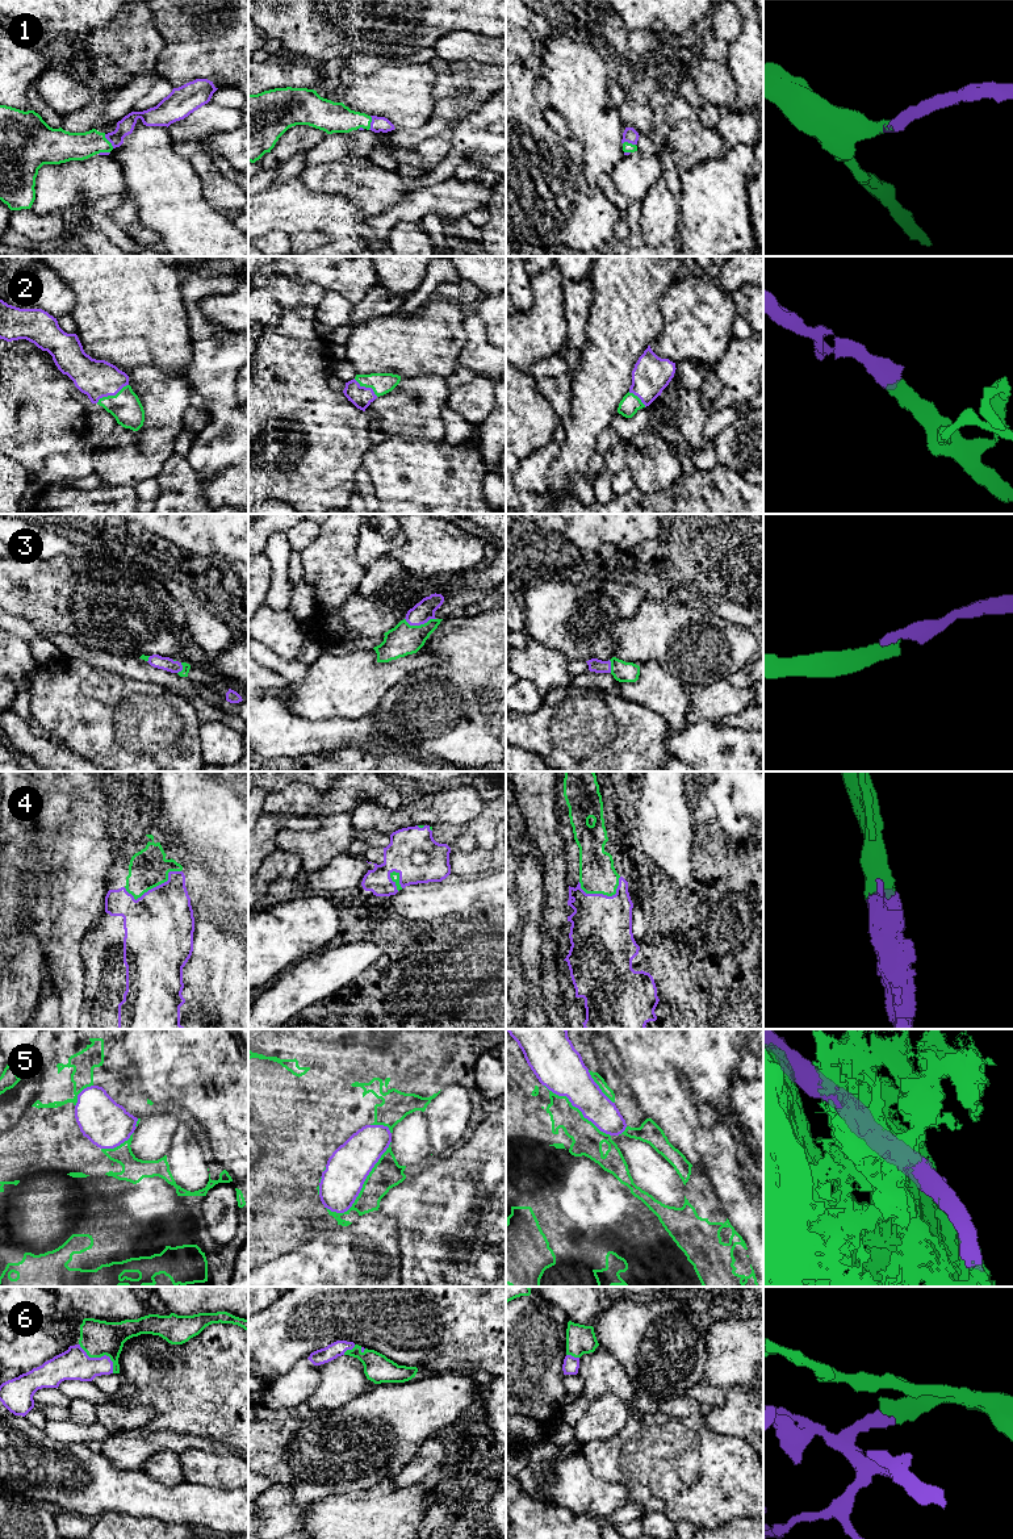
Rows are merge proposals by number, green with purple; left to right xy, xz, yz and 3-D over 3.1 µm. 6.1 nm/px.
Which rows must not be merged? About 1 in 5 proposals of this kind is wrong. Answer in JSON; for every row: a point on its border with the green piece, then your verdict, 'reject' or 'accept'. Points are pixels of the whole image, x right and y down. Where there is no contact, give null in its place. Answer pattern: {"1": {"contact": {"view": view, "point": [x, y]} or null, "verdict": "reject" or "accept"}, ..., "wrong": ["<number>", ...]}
{"1": {"contact": {"view": "xy", "point": [108, 141]}, "verdict": "accept"}, "2": {"contact": {"view": "xy", "point": [112, 396]}, "verdict": "accept"}, "3": {"contact": {"view": "xz", "point": [421, 624]}, "verdict": "accept"}, "4": {"contact": {"view": "xy", "point": [154, 886]}, "verdict": "accept"}, "5": {"contact": {"view": "xz", "point": [363, 1186]}, "verdict": "reject"}, "6": {"contact": {"view": "xy", "point": [100, 1356]}, "verdict": "accept"}, "wrong": ["5"]}

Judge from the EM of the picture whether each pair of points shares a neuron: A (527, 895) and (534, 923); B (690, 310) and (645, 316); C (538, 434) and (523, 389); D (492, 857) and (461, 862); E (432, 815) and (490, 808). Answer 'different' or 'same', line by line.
A: same
B: different
C: same
D: same
E: different

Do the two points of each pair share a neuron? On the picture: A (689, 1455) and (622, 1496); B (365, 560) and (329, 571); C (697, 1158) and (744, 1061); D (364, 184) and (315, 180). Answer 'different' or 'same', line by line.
A: different
B: different
C: same
D: same

